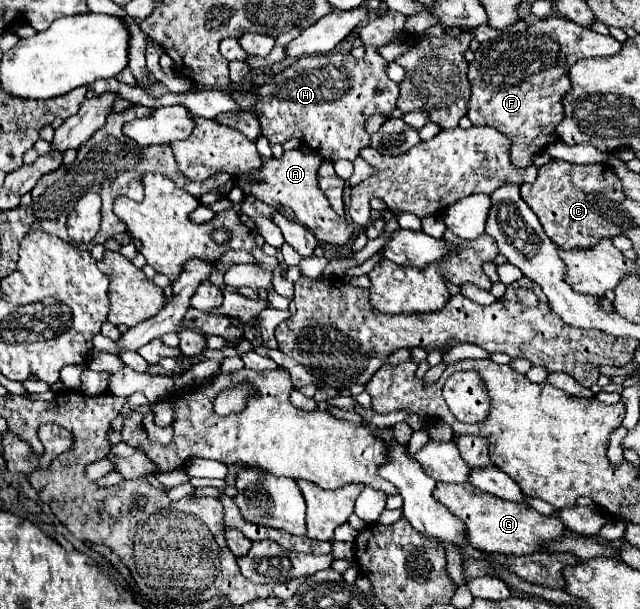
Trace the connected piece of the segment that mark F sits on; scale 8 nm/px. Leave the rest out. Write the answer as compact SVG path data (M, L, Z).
M550 16L538 20L536 24L528 26L526 32L516 34L500 34L496 38L496 54L494 64L470 64L468 78L472 82L472 96L468 104L468 118L474 126L492 126L510 140L510 162L516 168L524 168L532 164L532 156L542 152L546 144L556 142L556 124L564 118L564 110L560 104L562 94L570 88L568 68L580 60L590 56L612 56L622 48L622 44L614 36L604 36L574 24L562 16Z

